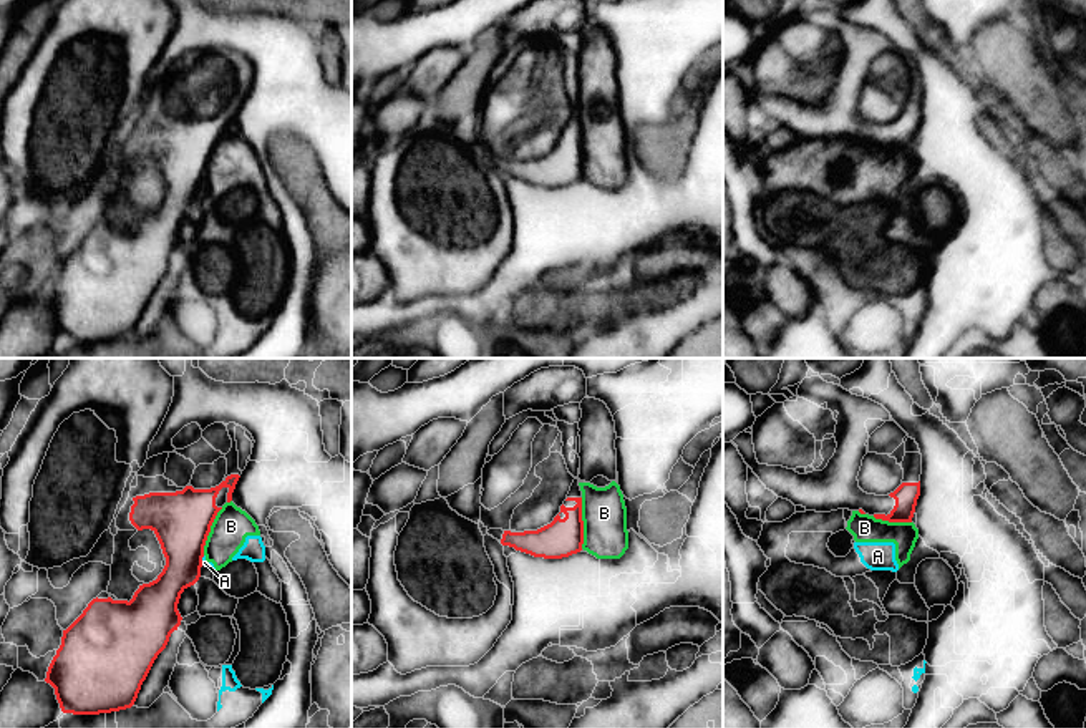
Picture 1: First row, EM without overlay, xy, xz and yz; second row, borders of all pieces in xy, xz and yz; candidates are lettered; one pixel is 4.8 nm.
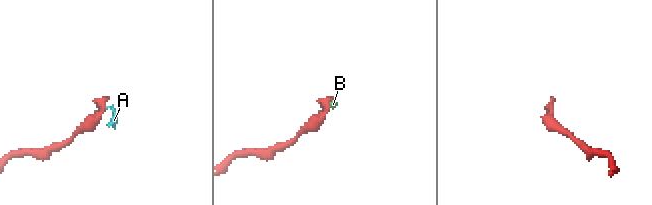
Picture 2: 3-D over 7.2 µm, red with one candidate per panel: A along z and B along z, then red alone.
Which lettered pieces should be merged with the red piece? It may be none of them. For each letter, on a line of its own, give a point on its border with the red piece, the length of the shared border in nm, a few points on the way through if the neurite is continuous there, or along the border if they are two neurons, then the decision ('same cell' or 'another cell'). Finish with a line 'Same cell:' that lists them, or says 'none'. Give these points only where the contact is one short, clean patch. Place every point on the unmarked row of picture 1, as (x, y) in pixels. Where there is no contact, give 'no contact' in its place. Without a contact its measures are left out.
A: xy (201, 189) | 50 nm | along xy (204, 184), (201, 193) | another cell
B: xz (582, 151) | 240 nm | along xz (581, 126), (582, 176) | another cell
Same cell: none

